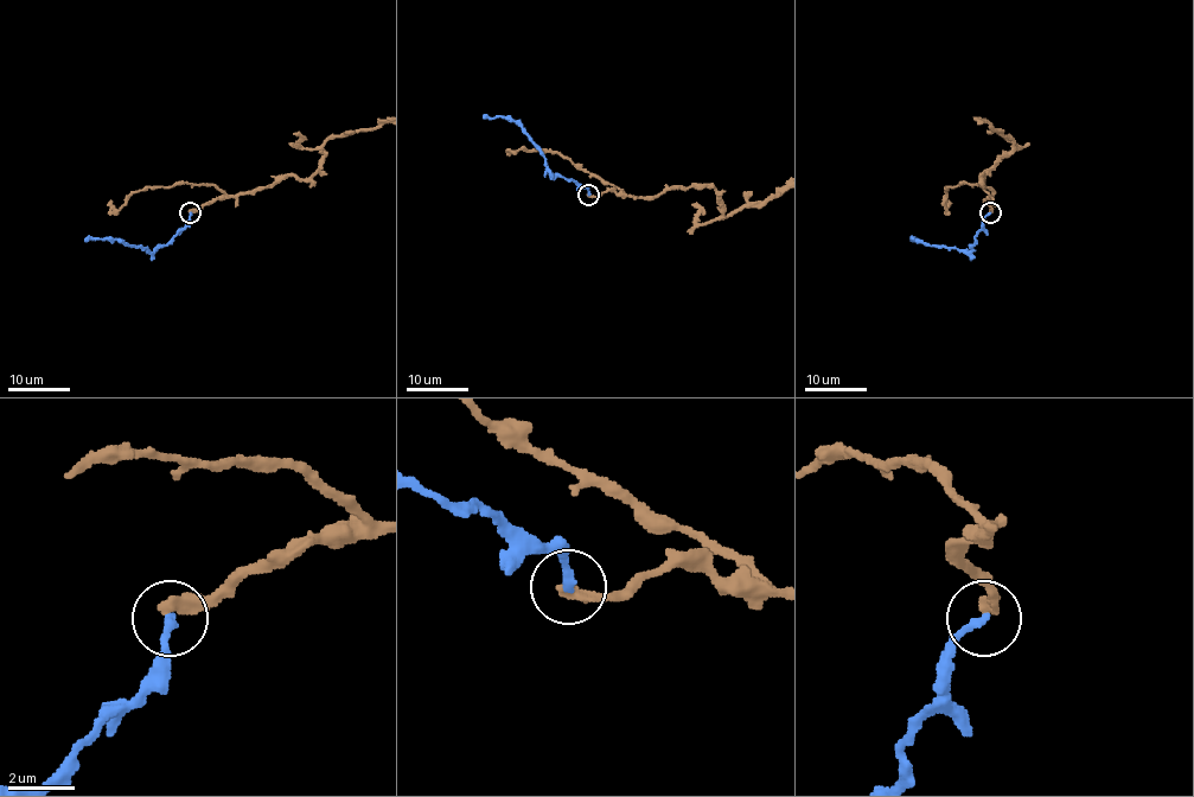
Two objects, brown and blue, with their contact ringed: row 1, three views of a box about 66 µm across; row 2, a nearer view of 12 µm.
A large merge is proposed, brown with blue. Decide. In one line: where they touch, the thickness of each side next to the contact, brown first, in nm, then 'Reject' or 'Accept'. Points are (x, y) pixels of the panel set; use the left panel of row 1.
Place: (190, 212). Thickness 360 nm (brown) against 260 nm. Accept

